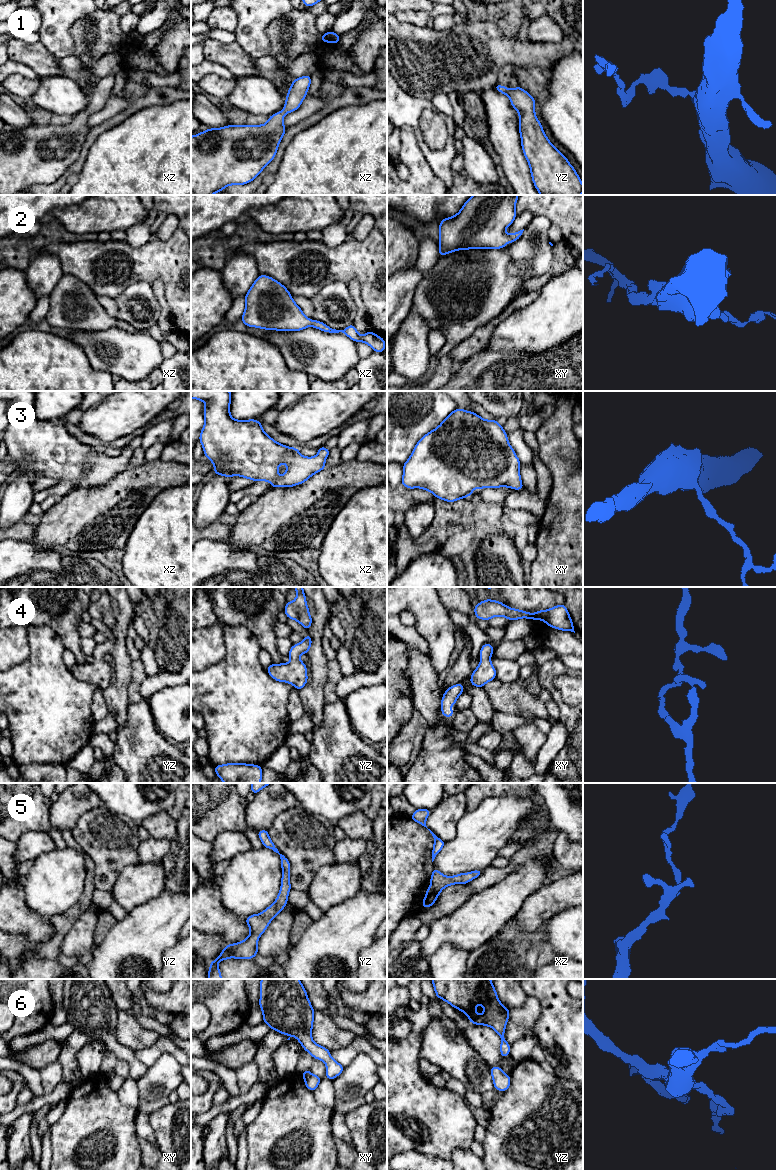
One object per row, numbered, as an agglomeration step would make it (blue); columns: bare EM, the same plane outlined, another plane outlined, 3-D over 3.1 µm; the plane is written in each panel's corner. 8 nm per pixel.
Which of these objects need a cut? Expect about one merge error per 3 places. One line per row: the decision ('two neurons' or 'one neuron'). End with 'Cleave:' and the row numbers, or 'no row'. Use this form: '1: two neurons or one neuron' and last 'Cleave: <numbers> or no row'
1: one neuron
2: one neuron
3: one neuron
4: one neuron
5: one neuron
6: one neuron
Cleave: no row

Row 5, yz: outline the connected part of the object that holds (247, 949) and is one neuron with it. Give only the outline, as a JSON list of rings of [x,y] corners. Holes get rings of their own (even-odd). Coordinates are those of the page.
[[[259,830],[257,834],[262,842],[263,847],[270,848],[280,855],[282,867],[282,879],[279,894],[275,902],[267,907],[260,914],[250,915],[245,922],[250,928],[250,935],[243,941],[234,944],[228,944],[224,947],[221,954],[212,962],[210,962],[208,979],[222,979],[221,972],[218,967],[220,961],[236,958],[236,959],[253,959],[258,954],[258,939],[265,932],[269,923],[277,916],[288,902],[288,894],[291,890],[290,885],[290,862],[282,854],[271,841],[268,830]]]

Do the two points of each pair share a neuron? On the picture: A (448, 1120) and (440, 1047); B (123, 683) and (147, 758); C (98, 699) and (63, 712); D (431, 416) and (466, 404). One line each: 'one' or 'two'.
A: two
B: two
C: two
D: two

